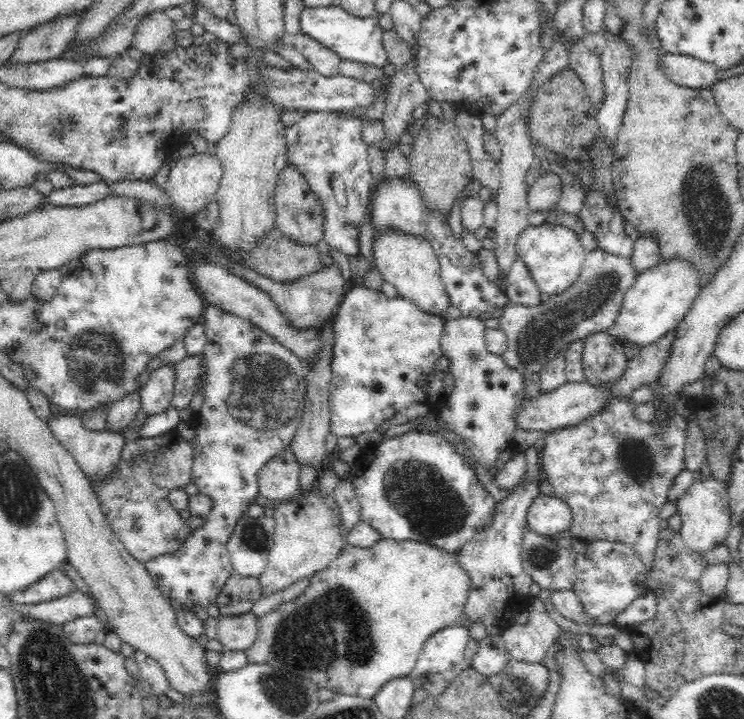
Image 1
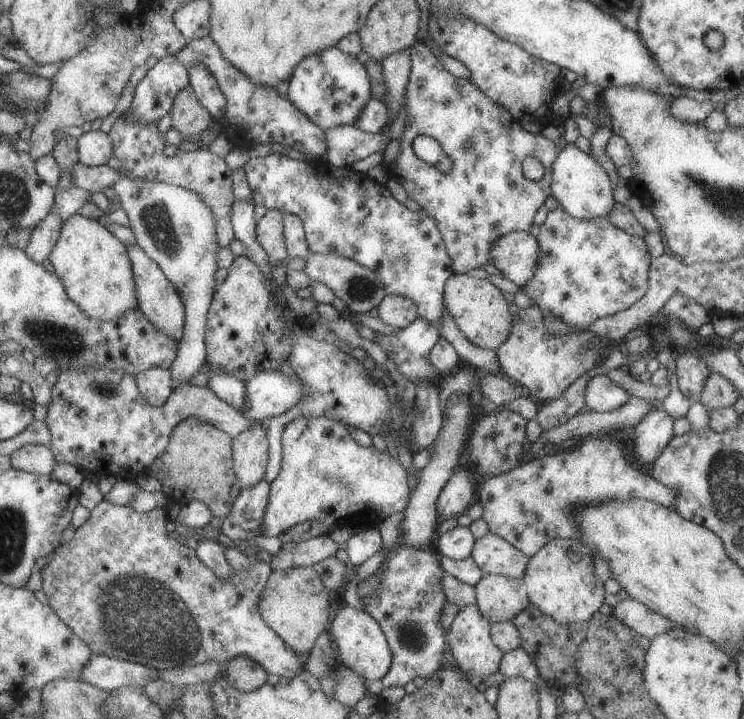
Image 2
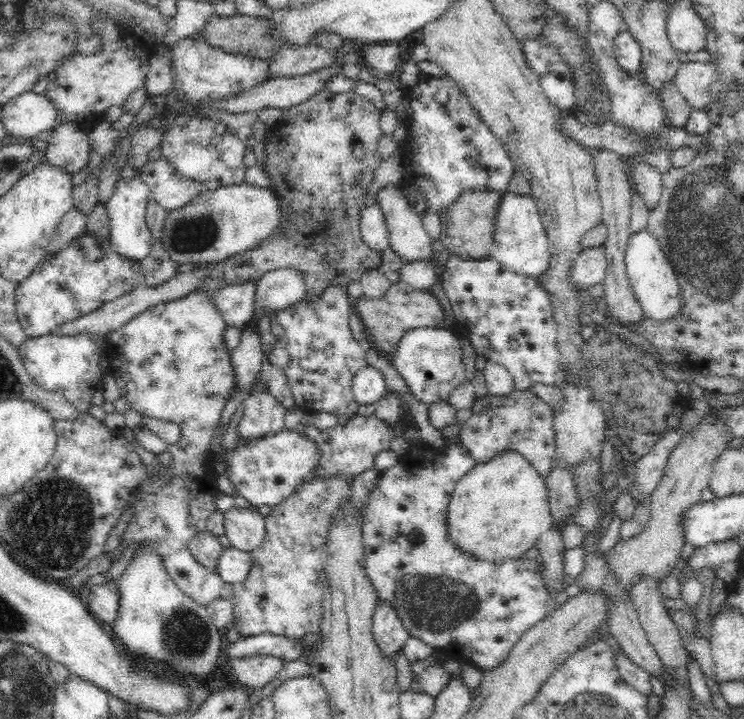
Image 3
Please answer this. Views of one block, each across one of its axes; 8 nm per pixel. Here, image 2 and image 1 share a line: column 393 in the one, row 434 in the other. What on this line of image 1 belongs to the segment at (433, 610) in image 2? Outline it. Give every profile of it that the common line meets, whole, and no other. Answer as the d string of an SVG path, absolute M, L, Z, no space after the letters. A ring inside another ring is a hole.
M612 395L597 411L590 413L584 420L572 426L559 428L545 433L543 436L542 450L539 452L539 463L542 471L542 477L554 488L555 496L564 500L572 513L575 521L570 526L570 531L574 538L579 538L583 542L594 540L606 540L608 542L620 542L630 546L635 554L638 555L642 562L651 570L651 562L657 551L657 543L661 532L660 514L663 512L665 505L669 502L668 496L671 487L674 485L675 479L685 470L685 440L687 436L685 420L680 415L672 414L665 420L663 425L660 423L652 423L641 421L634 413L634 401L630 397Z

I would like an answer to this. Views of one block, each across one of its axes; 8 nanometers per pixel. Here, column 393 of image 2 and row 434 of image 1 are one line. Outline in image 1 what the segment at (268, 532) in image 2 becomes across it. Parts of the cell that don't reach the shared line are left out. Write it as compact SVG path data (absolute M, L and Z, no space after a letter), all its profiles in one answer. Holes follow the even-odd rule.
M464 315L459 318L451 317L445 321L440 347L442 347L442 354L451 360L449 372L454 377L455 387L444 402L448 409L441 412L439 422L446 423L451 430L460 434L465 440L466 448L470 449L470 452L484 464L484 469L488 471L488 468L496 464L499 453L512 446L516 426L511 416L526 395L522 391L525 375L508 368L501 356L492 355L487 351L484 340L486 328L483 319Z

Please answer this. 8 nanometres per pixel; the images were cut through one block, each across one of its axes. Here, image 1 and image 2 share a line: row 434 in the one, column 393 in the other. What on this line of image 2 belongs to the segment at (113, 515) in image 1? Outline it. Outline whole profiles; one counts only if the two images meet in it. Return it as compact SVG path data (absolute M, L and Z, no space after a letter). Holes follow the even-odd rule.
M420 40L408 48L408 57L410 71L404 92L407 124L396 140L399 152L387 174L403 187L408 198L417 202L421 210L435 221L451 259L451 270L460 275L488 262L489 249L500 236L511 231L528 230L533 214L550 195L551 165L559 150L554 141L543 137L541 133L525 132L509 112L489 100L469 79L458 79L449 74ZM419 135L427 135L437 140L452 160L454 166L447 175L439 173L415 156L411 141ZM526 156L537 158L544 166L544 175L536 182L523 176L521 161Z

